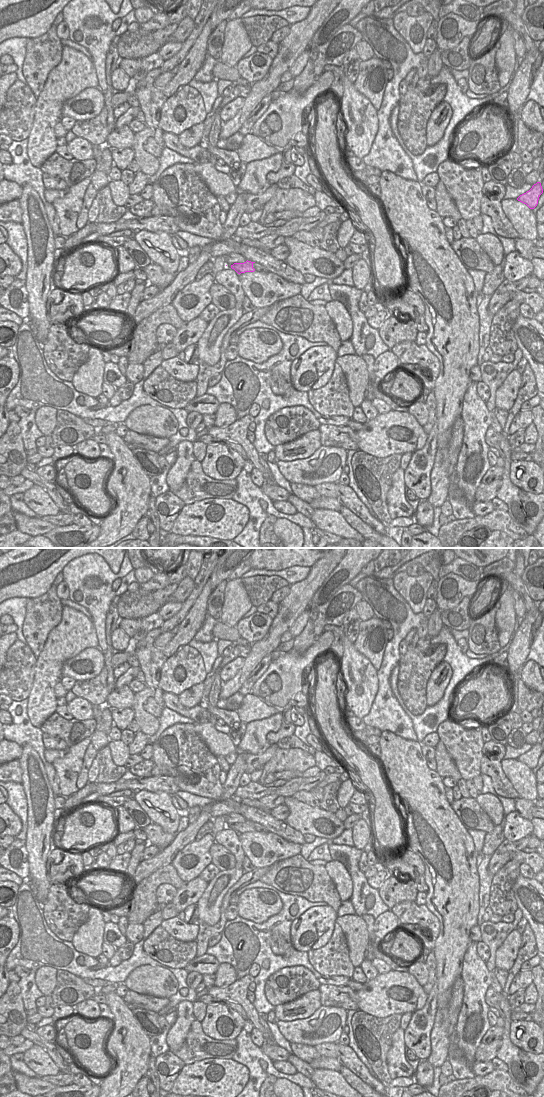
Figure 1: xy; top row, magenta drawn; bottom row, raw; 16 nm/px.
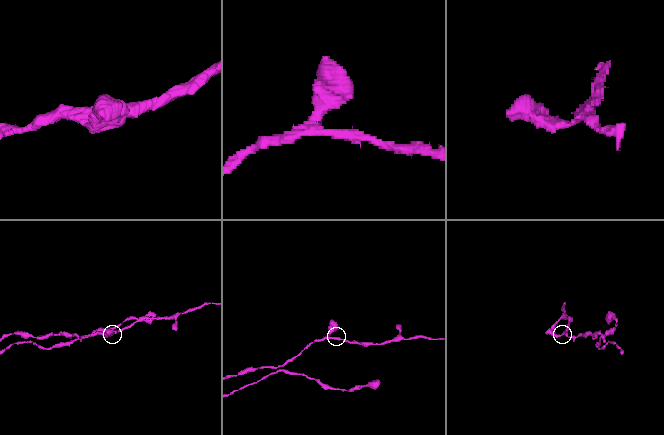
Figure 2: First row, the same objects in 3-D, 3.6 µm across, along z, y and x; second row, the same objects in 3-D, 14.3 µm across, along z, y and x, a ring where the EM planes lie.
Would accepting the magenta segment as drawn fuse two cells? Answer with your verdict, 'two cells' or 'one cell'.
one cell

